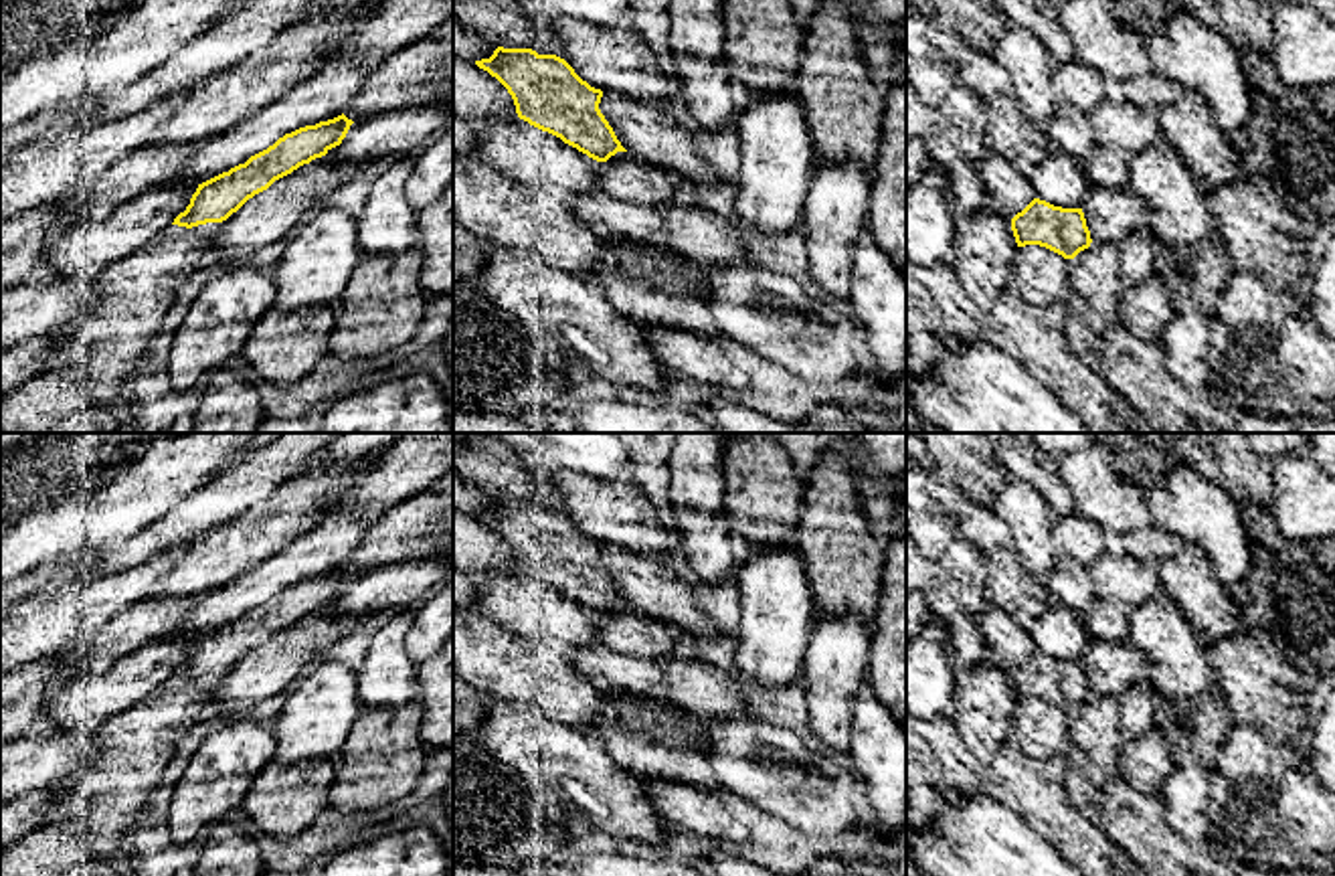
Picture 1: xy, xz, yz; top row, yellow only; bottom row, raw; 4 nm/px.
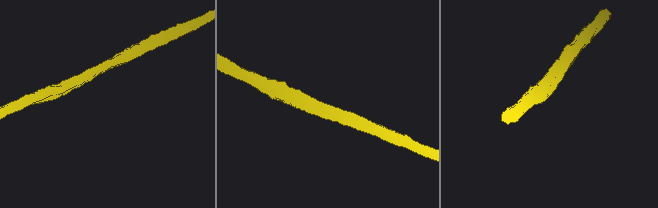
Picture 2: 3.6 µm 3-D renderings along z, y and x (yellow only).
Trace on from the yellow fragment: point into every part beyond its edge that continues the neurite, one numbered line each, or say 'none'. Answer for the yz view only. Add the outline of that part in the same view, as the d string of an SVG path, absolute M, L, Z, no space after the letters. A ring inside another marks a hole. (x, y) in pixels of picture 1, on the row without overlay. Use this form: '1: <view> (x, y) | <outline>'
none

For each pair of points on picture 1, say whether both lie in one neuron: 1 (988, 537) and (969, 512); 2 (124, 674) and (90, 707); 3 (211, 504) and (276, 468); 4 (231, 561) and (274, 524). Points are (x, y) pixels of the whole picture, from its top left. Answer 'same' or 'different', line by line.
1: same
2: same
3: same
4: same

